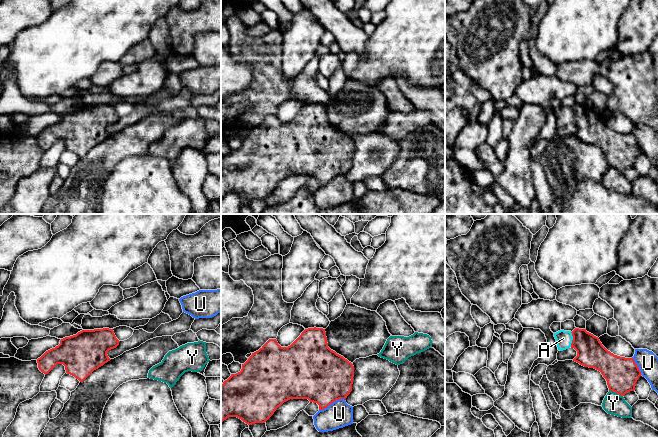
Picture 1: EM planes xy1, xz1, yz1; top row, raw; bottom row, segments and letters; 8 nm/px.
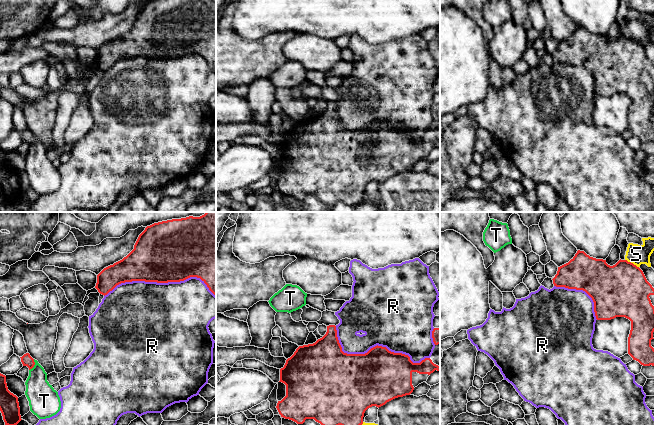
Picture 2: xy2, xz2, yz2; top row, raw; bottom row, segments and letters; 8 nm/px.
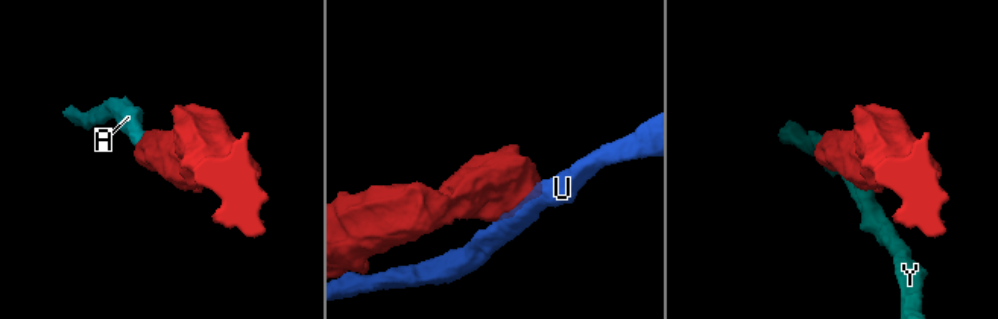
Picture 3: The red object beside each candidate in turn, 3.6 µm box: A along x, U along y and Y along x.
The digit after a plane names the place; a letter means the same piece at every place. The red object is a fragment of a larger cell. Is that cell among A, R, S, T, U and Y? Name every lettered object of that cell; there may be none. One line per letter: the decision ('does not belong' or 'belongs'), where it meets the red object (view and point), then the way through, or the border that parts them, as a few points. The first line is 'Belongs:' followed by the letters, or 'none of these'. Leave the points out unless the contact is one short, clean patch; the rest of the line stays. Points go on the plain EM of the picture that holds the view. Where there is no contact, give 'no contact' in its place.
Belongs: A
A: belongs; meets red in yz1 at (573, 115); runs through yz1 (591, 129), (573, 115), (563, 114)
R: does not belong; meets red in xy2 at (160, 58)
S: does not belong; meets red in yz2 at (632, 39); border along yz2 (625, 35), (638, 43)
T: does not belong; meets red in xy2 at (34, 140)
U: does not belong; meets red in xz1 at (331, 179)
Y: does not belong; meets red in yz1 at (616, 168)

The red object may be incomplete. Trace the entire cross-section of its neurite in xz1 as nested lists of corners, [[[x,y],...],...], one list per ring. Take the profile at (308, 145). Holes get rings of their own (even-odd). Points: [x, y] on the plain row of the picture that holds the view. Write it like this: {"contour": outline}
{"contour": [[[308,104],[288,123],[281,123],[276,115],[269,115],[242,140],[242,145],[221,161],[221,199],[228,193],[237,193],[248,201],[265,199],[284,178],[290,175],[308,175],[317,179],[319,186],[339,175],[346,175],[352,167],[354,142],[328,123],[325,105]]]}

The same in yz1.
{"contour": [[[575,104],[572,108],[560,106],[554,109],[554,113],[558,126],[563,127],[570,123],[574,124],[577,127],[577,132],[573,137],[584,143],[600,147],[606,155],[610,167],[624,172],[626,169],[635,166],[636,158],[642,150],[633,134],[614,131],[602,121],[598,113],[587,108],[586,105]]]}

